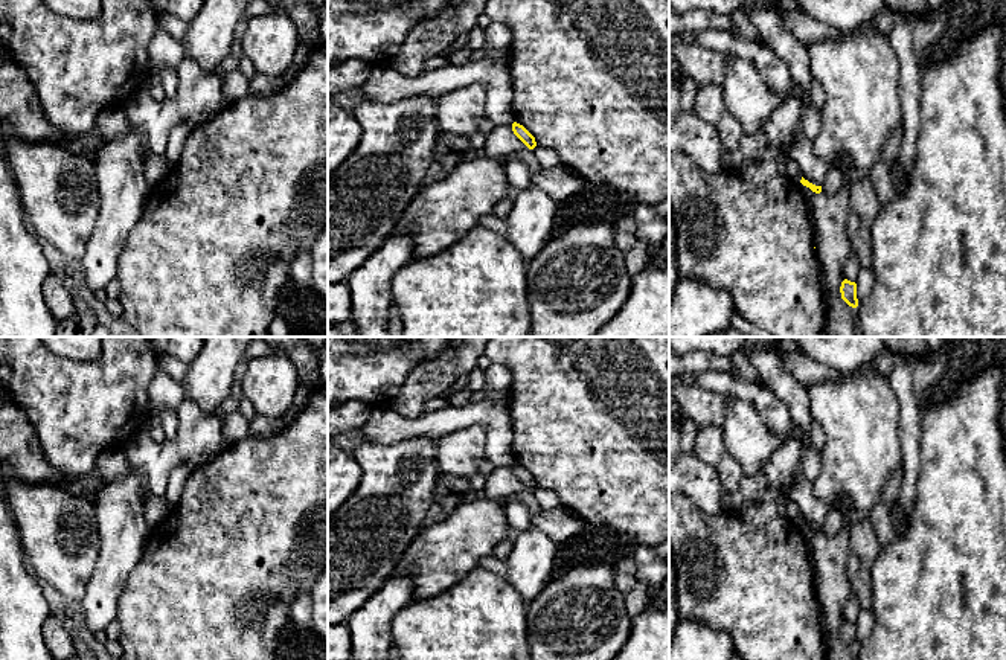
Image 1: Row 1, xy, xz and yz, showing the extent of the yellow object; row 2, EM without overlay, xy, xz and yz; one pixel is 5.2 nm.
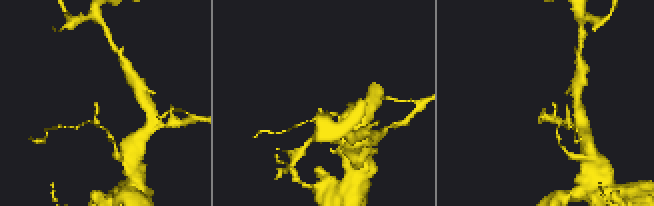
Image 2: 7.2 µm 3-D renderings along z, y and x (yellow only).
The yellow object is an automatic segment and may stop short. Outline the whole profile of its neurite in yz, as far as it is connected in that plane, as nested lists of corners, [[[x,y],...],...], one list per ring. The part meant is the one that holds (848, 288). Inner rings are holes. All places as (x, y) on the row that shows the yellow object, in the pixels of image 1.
[[[844,279],[840,287],[841,299],[852,308],[858,306],[857,284]]]

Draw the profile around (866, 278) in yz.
[[[861,268],[860,274],[857,277],[857,299],[858,299],[858,305],[867,299],[867,296],[872,291],[875,282],[875,273],[873,268]]]

